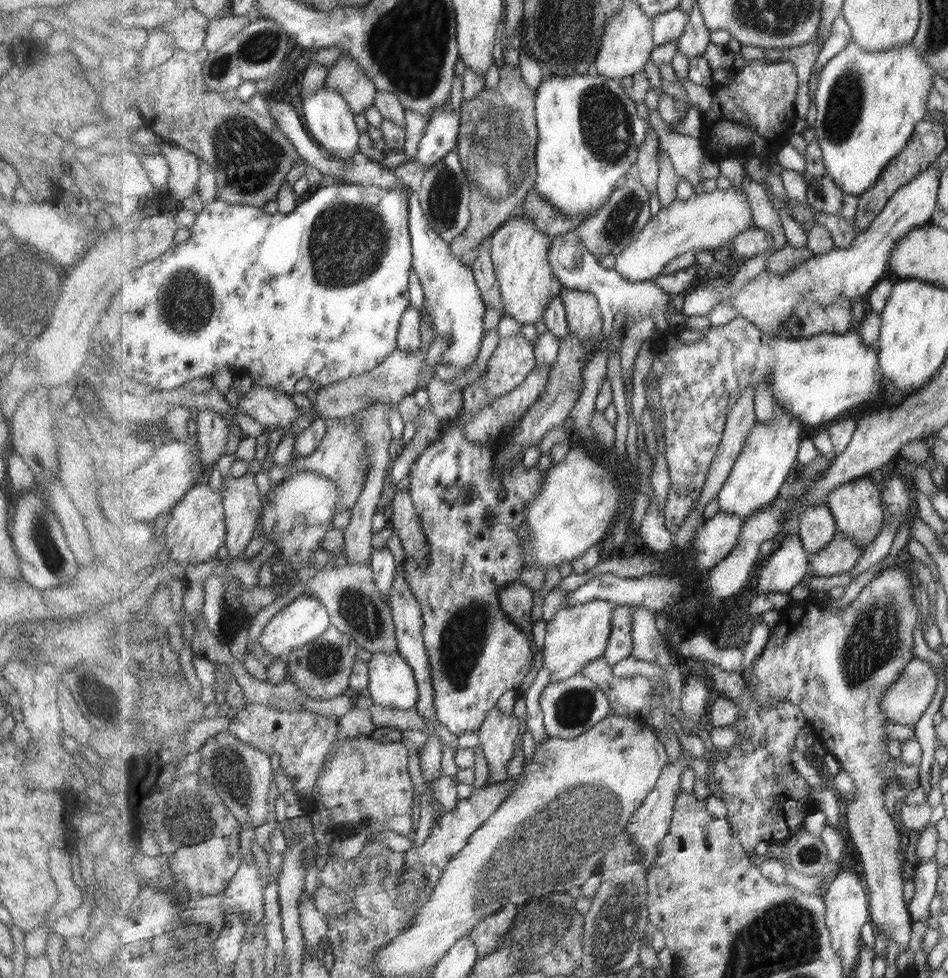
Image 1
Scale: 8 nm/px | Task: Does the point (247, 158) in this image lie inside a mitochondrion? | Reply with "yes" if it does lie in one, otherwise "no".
yes

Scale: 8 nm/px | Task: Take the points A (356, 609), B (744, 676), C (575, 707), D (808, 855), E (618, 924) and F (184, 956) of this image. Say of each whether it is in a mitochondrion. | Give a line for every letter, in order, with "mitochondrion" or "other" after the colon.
A: mitochondrion
B: other
C: mitochondrion
D: mitochondrion
E: mitochondrion
F: mitochondrion

